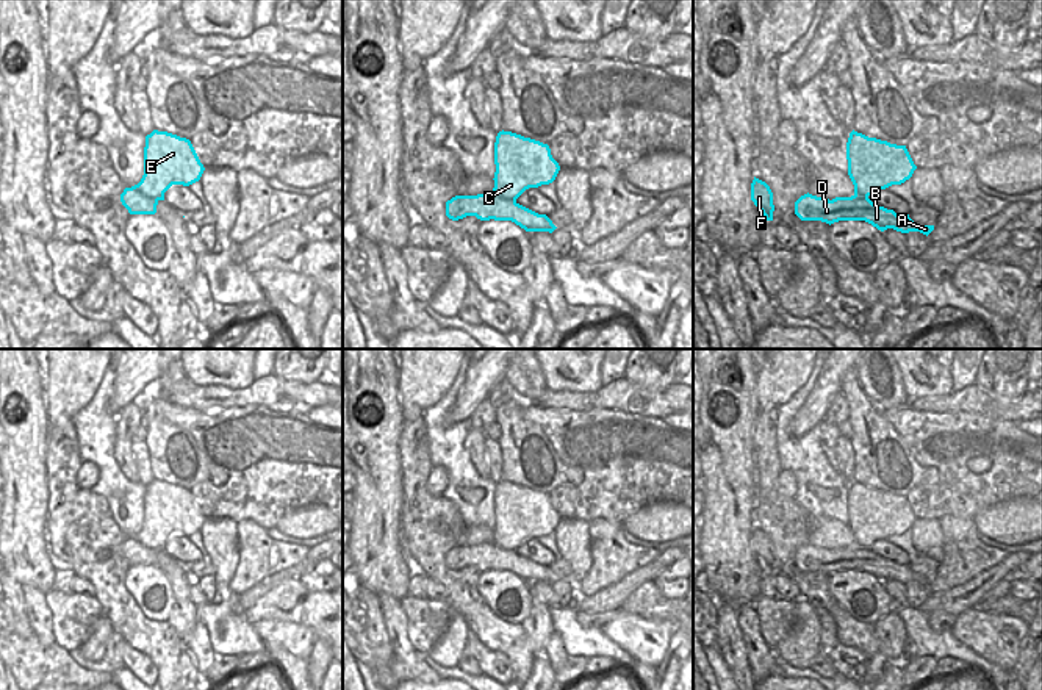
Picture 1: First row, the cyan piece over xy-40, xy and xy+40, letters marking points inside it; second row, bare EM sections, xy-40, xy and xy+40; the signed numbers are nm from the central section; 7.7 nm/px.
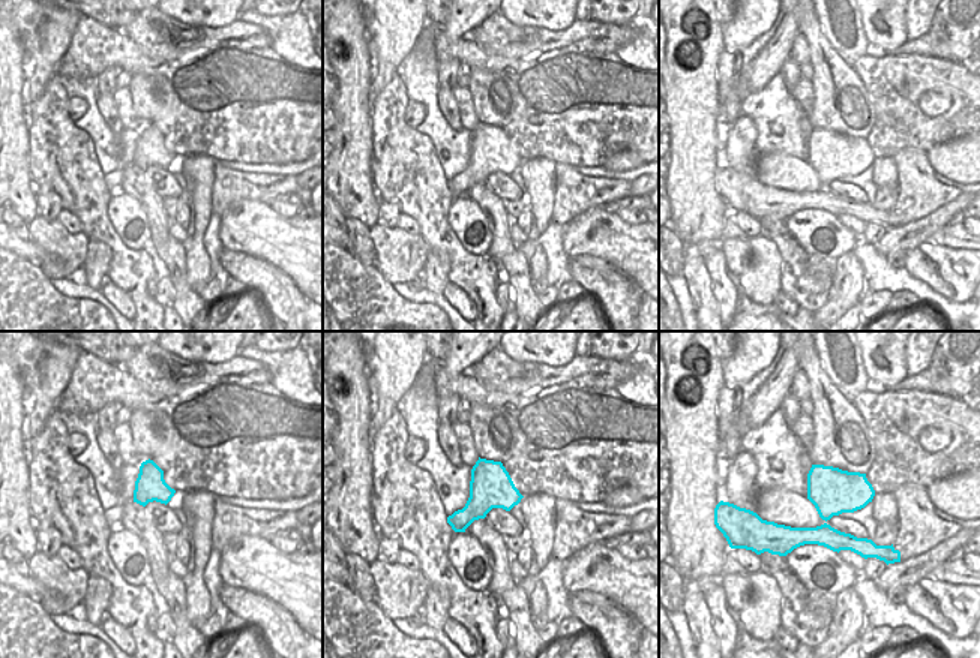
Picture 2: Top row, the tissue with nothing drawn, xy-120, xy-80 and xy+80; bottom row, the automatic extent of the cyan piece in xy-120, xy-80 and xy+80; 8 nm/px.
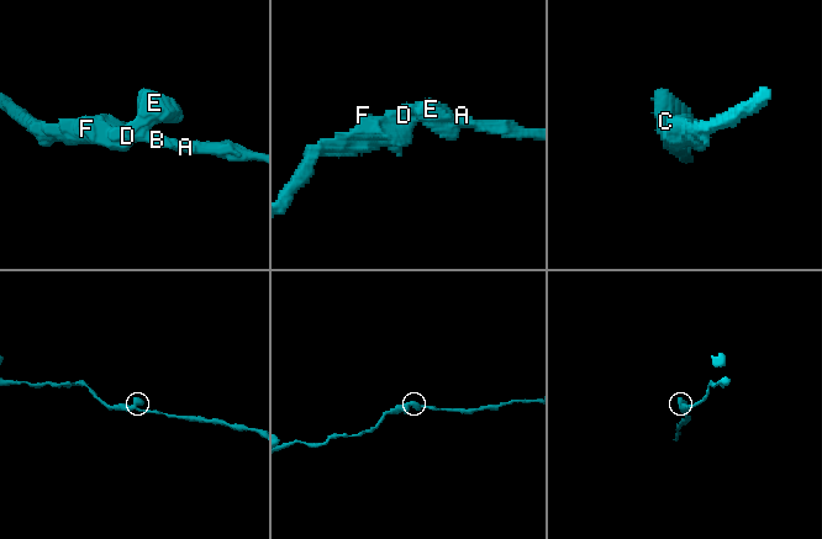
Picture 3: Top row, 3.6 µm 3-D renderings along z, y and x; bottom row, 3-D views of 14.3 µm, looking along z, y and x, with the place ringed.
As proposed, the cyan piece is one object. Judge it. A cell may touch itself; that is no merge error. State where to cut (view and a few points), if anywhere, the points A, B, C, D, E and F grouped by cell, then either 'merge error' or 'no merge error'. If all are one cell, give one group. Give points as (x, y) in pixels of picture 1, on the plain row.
cut none; groups A B C D E F; no merge error

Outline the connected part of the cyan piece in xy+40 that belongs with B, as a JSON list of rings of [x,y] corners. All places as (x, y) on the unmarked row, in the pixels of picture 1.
[[[851,482],[846,493],[848,526],[854,535],[851,548],[817,548],[804,544],[795,552],[795,565],[801,571],[865,571],[884,582],[893,579],[901,584],[920,582],[929,585],[934,576],[918,576],[909,565],[896,565],[873,554],[868,548],[876,540],[901,535],[917,519],[906,496],[890,494],[862,483]]]

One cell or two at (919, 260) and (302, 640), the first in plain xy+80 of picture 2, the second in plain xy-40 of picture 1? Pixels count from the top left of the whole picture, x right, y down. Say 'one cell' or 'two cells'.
one cell

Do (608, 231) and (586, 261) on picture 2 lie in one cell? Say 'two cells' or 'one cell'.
two cells

